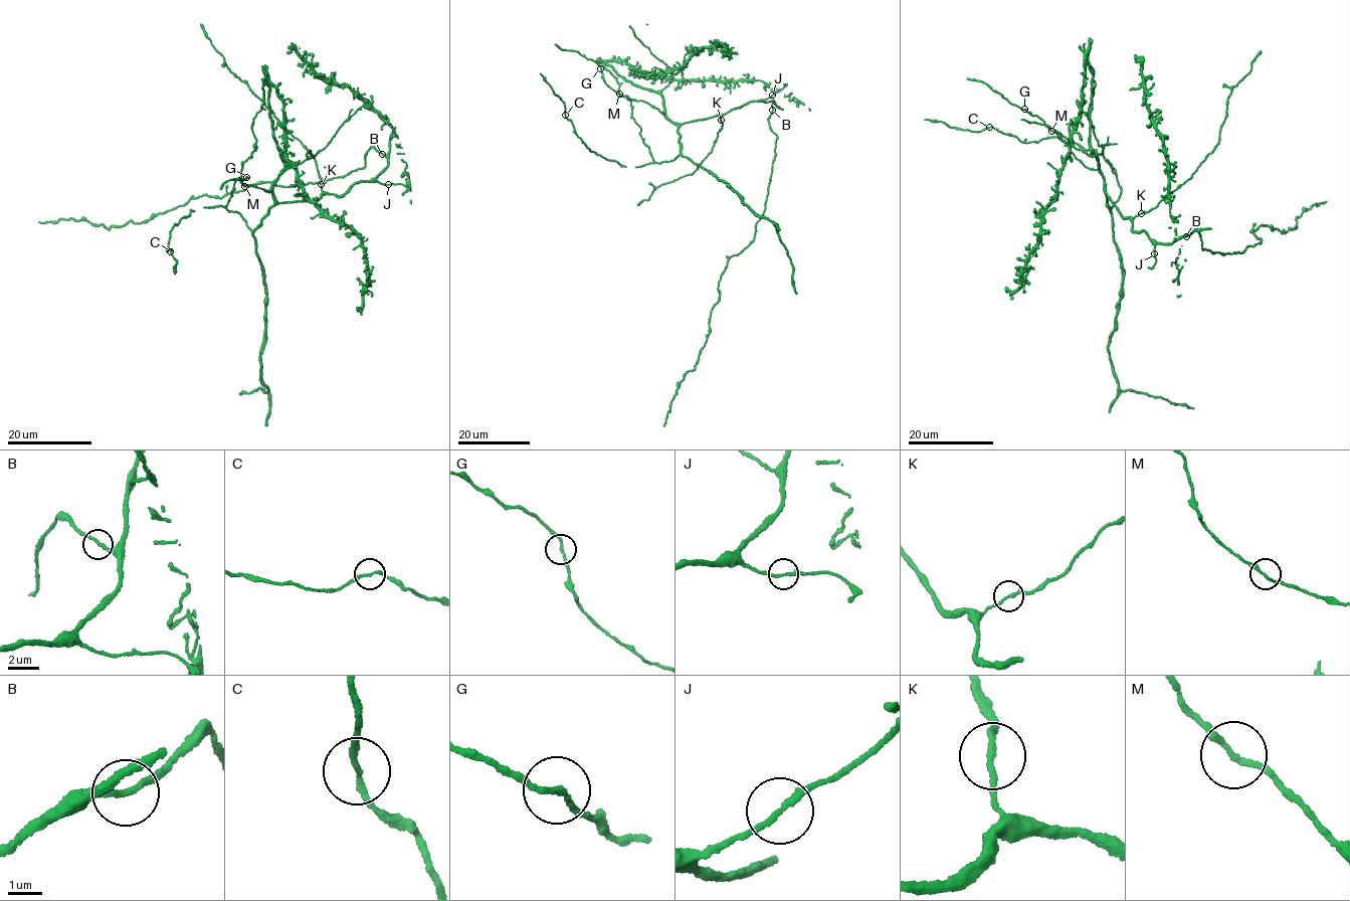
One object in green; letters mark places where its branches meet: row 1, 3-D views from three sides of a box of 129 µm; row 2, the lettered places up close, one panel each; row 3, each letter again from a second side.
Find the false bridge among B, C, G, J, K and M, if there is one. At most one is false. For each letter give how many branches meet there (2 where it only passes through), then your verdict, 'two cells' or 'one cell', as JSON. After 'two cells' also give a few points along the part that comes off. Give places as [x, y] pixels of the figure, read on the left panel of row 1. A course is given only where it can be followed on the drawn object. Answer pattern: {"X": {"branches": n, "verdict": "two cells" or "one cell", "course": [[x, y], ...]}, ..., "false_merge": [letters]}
{"B": {"branches": 2, "verdict": "one cell"}, "C": {"branches": 2, "verdict": "one cell"}, "G": {"branches": 2, "verdict": "one cell"}, "J": {"branches": 2, "verdict": "one cell"}, "K": {"branches": 2, "verdict": "one cell"}, "M": {"branches": 2, "verdict": "one cell"}, "false_merge": []}

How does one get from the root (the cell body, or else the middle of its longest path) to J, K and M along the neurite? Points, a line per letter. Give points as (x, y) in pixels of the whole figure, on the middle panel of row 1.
J: (737, 108), (772, 96)
K: (737, 108), (720, 120)
M: (737, 108), (682, 124), (671, 122), (647, 103), (619, 94)

